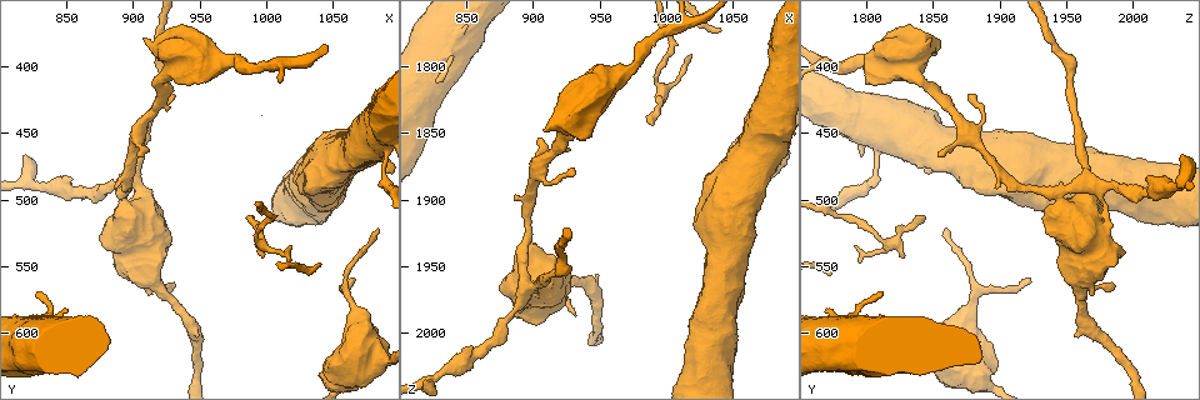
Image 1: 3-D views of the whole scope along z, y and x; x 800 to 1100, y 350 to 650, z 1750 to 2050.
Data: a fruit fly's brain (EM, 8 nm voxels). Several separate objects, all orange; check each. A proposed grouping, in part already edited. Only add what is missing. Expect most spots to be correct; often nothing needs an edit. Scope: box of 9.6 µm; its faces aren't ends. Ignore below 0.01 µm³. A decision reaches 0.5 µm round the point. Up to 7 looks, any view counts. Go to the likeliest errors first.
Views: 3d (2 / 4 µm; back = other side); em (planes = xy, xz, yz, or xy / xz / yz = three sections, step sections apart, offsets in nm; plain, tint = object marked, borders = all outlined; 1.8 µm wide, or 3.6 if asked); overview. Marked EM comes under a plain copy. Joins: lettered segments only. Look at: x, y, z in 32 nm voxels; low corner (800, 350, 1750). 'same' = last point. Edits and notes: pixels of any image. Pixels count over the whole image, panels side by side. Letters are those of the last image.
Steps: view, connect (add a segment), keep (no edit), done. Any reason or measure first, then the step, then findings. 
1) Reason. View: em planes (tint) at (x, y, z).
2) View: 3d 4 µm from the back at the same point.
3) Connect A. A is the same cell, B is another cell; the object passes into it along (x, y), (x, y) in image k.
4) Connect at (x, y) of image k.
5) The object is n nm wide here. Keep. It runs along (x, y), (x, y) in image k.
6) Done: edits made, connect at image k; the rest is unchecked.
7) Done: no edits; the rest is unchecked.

Tapers out. View: 3d 4 µm at (992, 512, 1846).

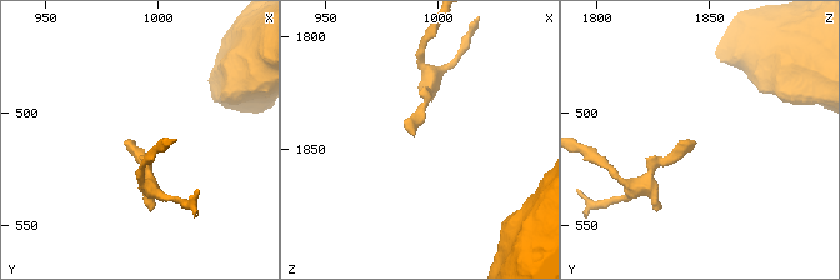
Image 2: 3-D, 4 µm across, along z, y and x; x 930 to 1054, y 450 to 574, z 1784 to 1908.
Shape alone is not enough. View: em planes (borders) at (989, 512, 1843).

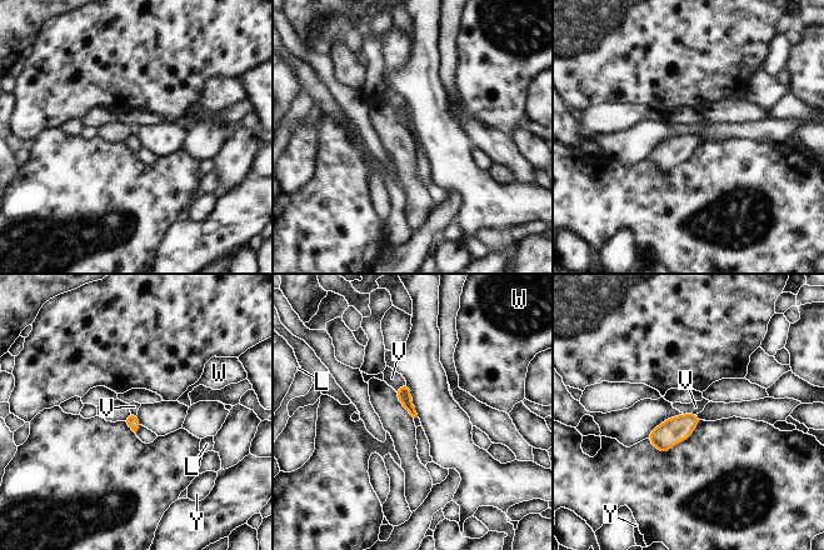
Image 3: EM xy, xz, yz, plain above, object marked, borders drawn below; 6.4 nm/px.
Keep. L, V, W and Y are other cells; a border runs along (683, 413), (695, 414) in image 3; none of them fits.

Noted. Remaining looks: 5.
Free end. View: em planes (borders) at (906, 378, 1848).

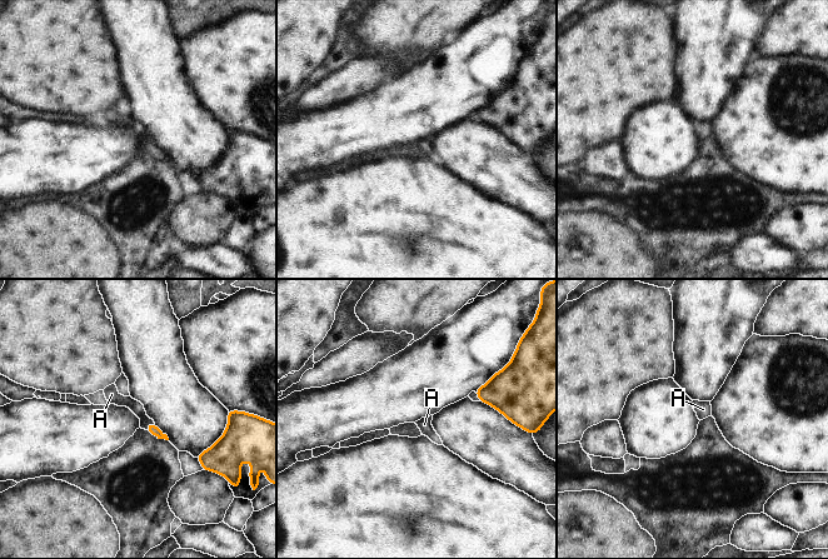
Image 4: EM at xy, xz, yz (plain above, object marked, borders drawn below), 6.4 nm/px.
Connect A. A is the same cell; the object passes into it along (156, 432), (148, 423), (118, 399) in image 4; it goes on there.

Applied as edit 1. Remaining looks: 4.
Thin end. View: 3d 4 µm at (1066, 560, 1924).

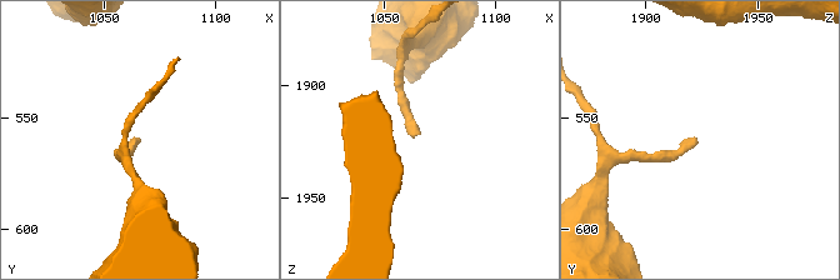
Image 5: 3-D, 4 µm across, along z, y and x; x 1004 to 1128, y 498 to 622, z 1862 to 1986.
Need the tissue. View: em yz step 16 (borders) at (1063, 559, 1923).

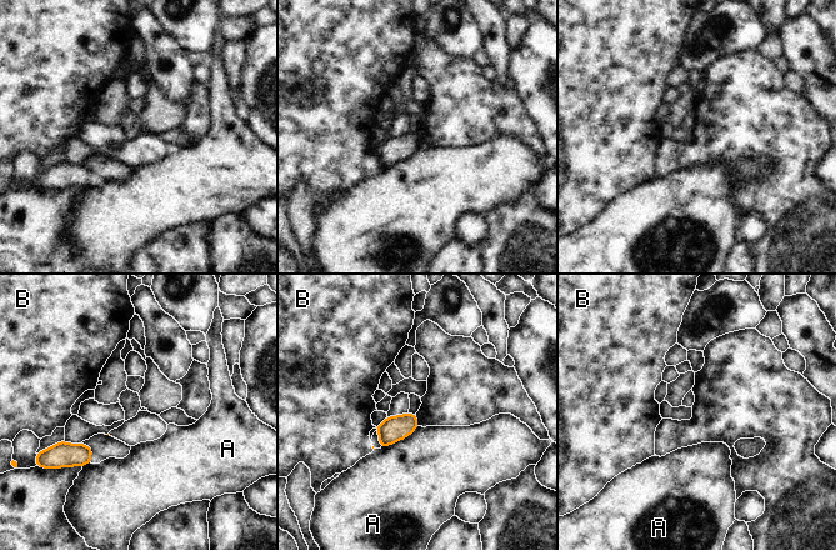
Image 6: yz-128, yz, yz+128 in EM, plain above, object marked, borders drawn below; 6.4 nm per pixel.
The longest contact is with A, 280 nm. Keep. A and B are other cells; a border runs along (419, 425), (408, 436), (381, 448) in image 6; none of them fits.

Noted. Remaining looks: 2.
Done: edits made, connect at image 4; the rest is unchecked.

